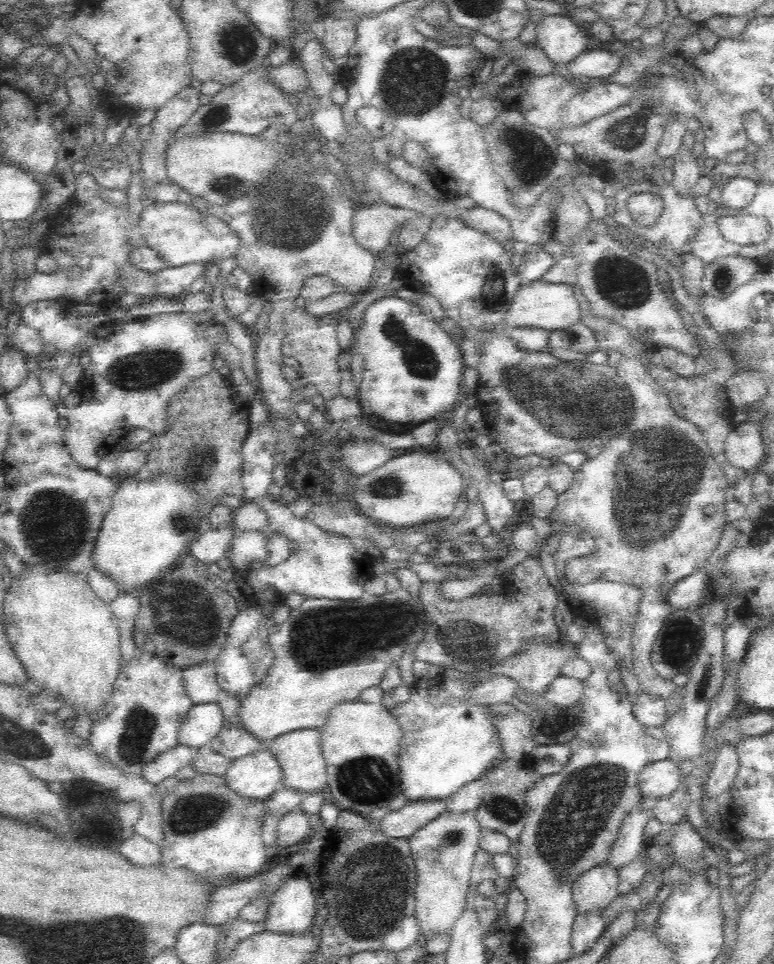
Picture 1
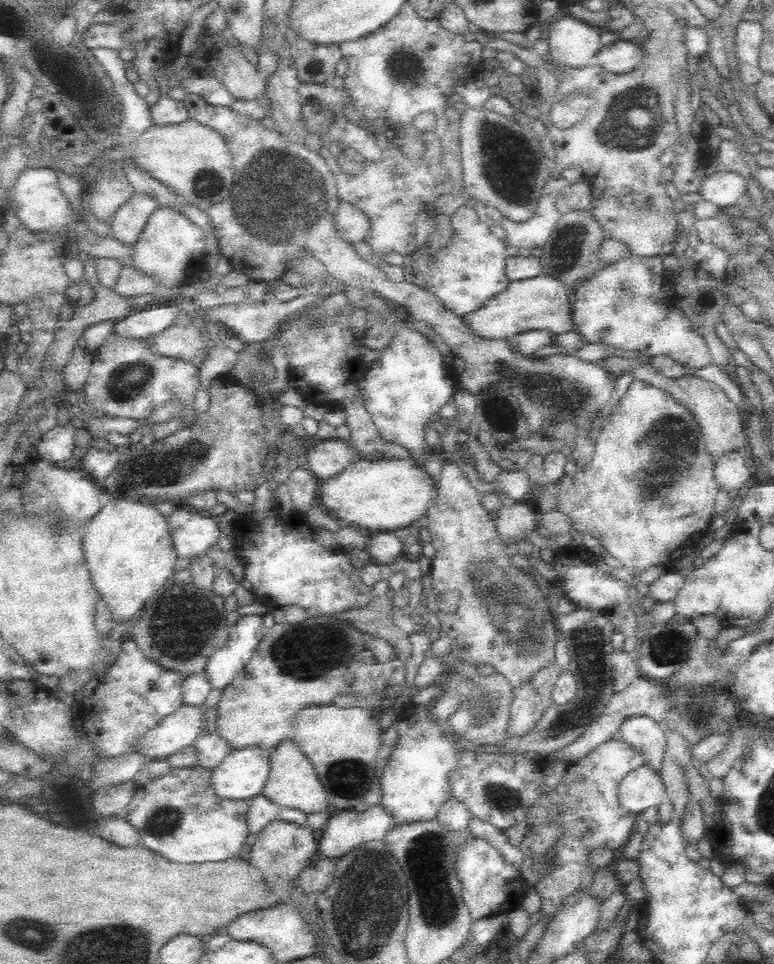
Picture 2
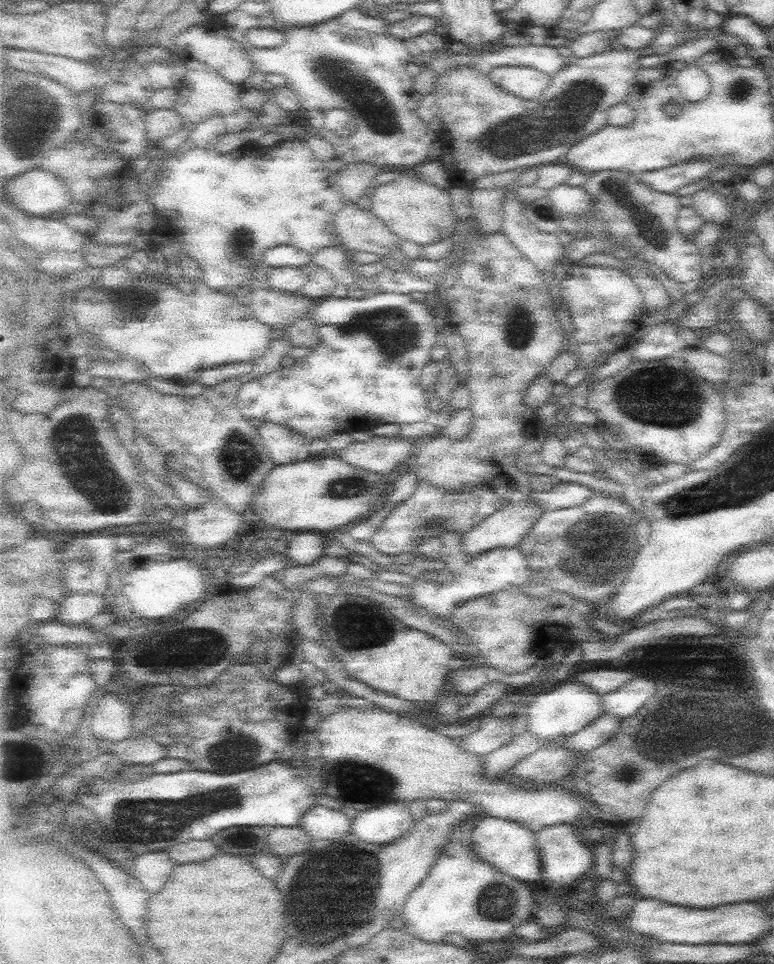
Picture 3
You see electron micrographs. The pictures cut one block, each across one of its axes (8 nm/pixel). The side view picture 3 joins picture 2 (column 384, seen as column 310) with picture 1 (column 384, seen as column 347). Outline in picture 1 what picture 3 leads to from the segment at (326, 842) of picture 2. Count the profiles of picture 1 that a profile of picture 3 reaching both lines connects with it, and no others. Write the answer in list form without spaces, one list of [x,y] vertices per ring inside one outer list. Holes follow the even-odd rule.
[[[442,800],[408,801],[402,808],[393,809],[381,817],[378,821],[379,829],[390,838],[407,839],[444,811],[445,804]]]

